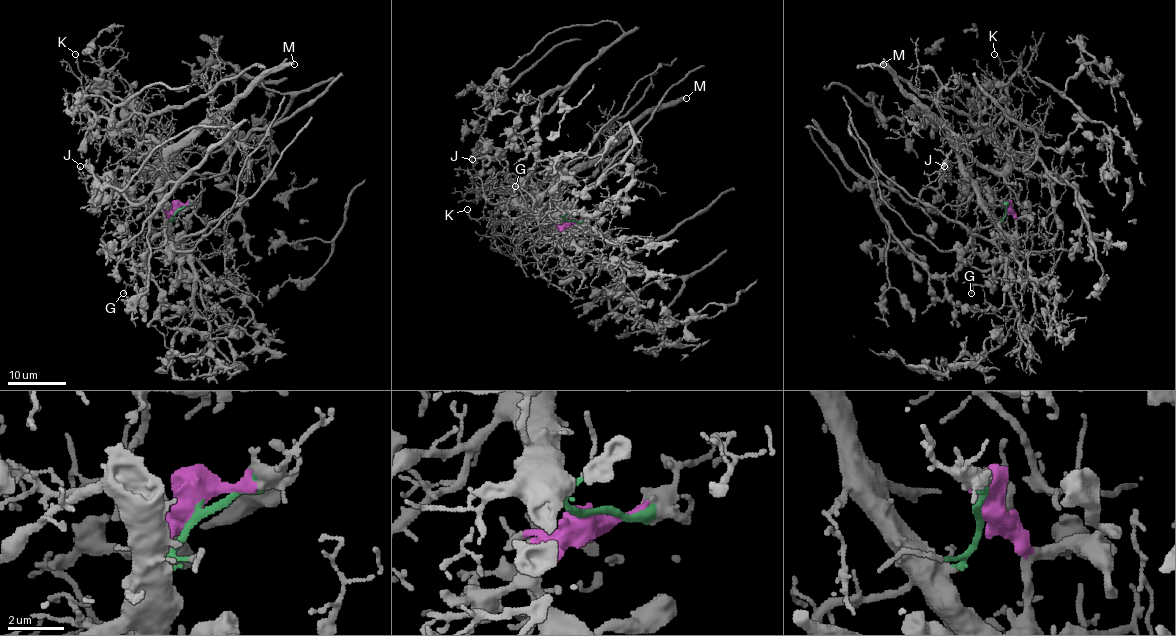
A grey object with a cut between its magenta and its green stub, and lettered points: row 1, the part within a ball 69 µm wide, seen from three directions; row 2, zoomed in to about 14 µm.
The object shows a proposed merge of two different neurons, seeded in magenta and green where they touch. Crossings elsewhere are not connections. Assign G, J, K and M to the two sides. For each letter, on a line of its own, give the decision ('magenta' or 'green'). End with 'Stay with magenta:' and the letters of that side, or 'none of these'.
G: green
J: green
K: green
M: green
Stay with magenta: none of these

